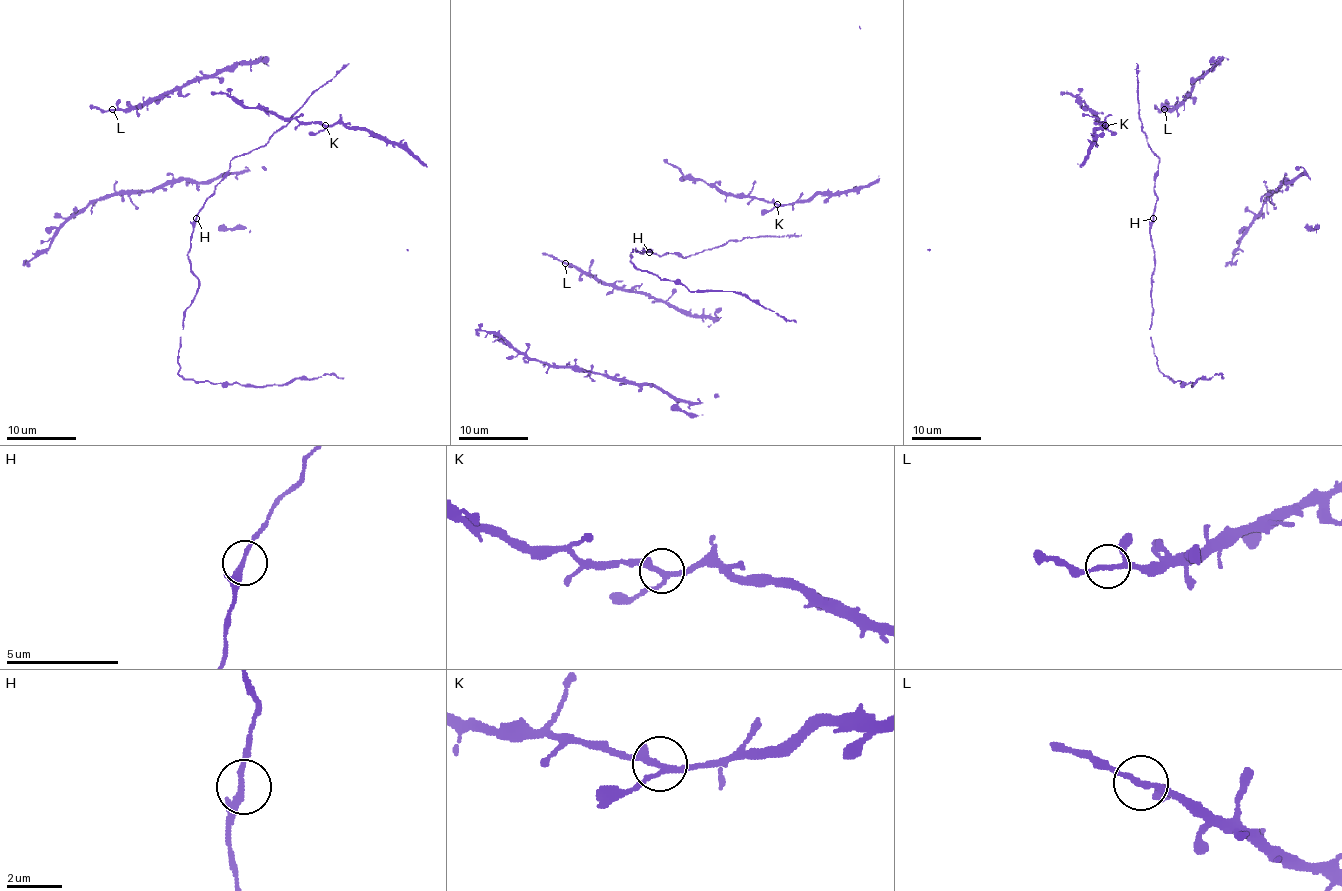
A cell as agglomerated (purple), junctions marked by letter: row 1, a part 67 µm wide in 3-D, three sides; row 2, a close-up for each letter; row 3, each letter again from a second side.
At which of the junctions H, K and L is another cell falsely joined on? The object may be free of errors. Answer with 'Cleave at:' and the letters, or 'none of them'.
Cleave at: none of them

